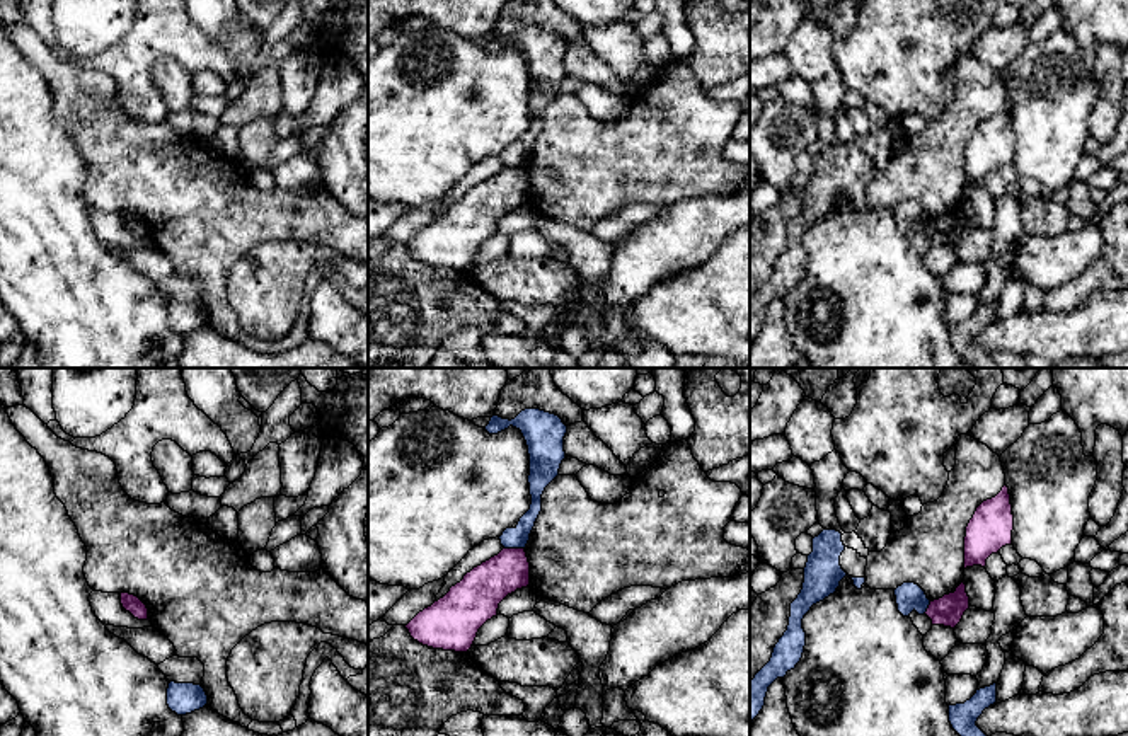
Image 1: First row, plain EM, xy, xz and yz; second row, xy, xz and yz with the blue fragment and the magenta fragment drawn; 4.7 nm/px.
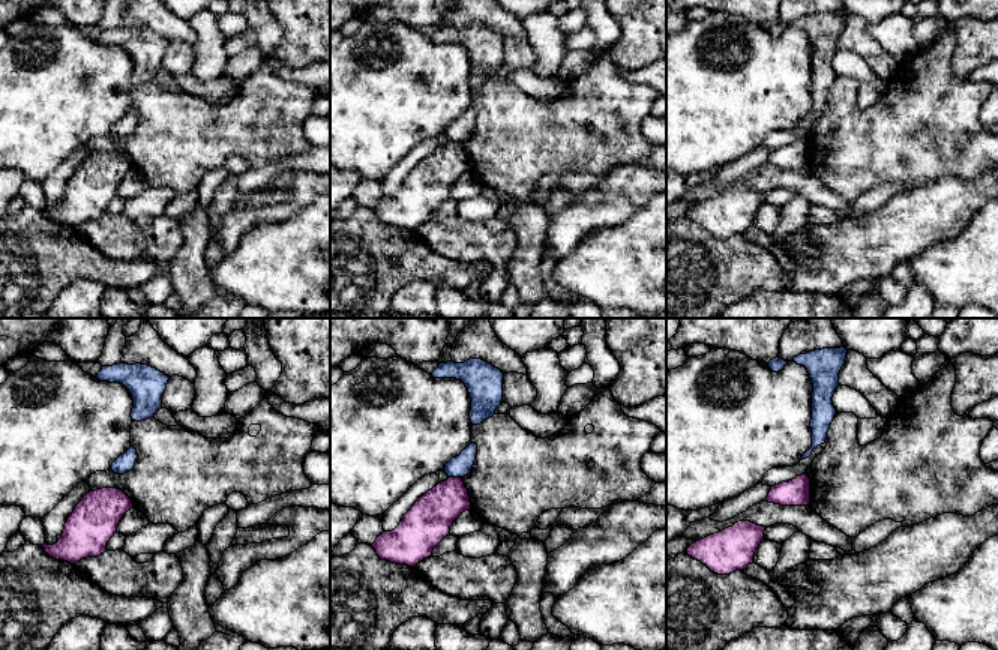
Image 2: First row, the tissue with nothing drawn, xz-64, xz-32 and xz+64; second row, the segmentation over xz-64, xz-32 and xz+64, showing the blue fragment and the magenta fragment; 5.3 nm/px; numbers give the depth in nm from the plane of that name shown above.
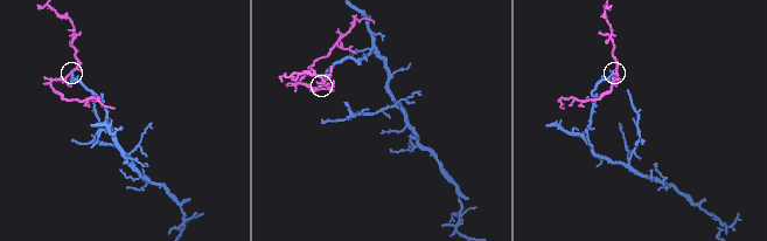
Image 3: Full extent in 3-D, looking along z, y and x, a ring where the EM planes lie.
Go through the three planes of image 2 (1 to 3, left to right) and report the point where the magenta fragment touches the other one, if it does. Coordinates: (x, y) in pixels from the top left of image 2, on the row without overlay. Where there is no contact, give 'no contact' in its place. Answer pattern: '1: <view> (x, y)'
1: no contact
2: xz-32 (455, 140)
3: no contact

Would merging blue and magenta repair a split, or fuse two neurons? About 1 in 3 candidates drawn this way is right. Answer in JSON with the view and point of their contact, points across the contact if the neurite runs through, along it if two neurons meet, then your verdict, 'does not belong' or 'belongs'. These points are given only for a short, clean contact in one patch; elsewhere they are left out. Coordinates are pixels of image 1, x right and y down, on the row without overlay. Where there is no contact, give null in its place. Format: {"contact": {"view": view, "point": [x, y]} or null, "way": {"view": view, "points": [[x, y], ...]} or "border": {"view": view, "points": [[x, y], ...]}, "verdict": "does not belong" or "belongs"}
{"contact": {"view": "xz", "point": [515, 166]}, "border": {"view": "xz", "points": [[505, 166], [523, 167]]}, "verdict": "does not belong"}

